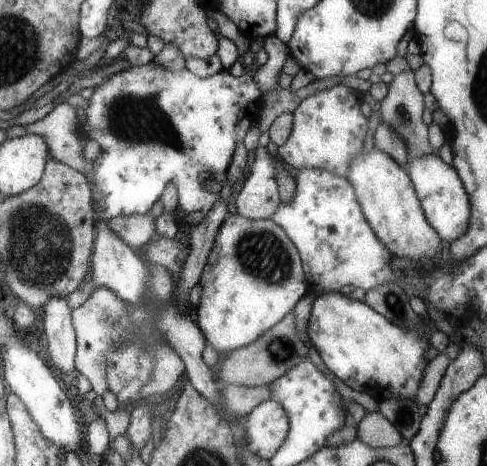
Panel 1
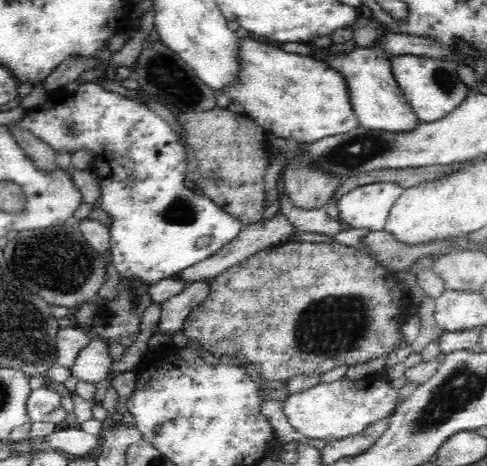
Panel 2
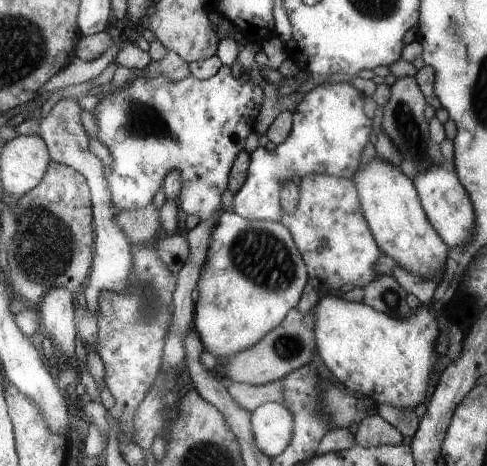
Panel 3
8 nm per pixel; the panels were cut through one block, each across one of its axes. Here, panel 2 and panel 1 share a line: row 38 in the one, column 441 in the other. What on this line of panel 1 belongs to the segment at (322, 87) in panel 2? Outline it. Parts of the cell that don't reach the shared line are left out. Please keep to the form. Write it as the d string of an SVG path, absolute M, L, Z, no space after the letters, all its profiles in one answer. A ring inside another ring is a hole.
M373 150L367 154L357 154L351 160L351 170L347 180L353 184L355 194L359 196L359 202L363 206L363 214L367 222L371 224L373 232L379 236L379 240L387 246L387 250L393 256L407 258L417 264L421 256L435 258L437 252L443 252L445 248L441 246L441 238L437 230L429 224L425 218L425 212L421 208L421 202L417 198L415 186L405 172L403 166L397 166L383 150Z

